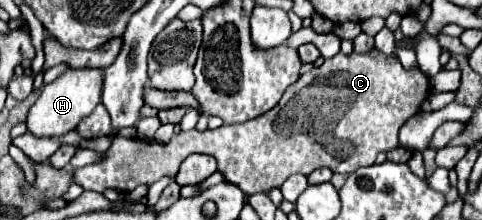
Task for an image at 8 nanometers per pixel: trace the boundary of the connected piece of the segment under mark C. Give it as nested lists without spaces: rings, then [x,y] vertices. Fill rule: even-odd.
[[[373,50],[371,54],[353,52],[351,56],[345,56],[339,52],[335,58],[325,60],[323,66],[313,68],[311,72],[303,74],[295,84],[291,84],[275,108],[249,122],[225,124],[217,130],[205,130],[205,132],[193,128],[189,132],[175,134],[167,144],[159,144],[155,140],[115,136],[109,150],[103,154],[101,162],[77,168],[73,172],[73,182],[83,186],[83,190],[105,192],[107,188],[113,188],[117,192],[127,194],[135,190],[139,184],[151,186],[163,176],[175,178],[179,164],[189,154],[213,156],[217,160],[217,172],[223,174],[225,182],[241,188],[245,196],[257,192],[267,194],[271,188],[281,188],[281,184],[289,176],[293,174],[309,176],[317,168],[329,168],[331,172],[337,174],[351,174],[361,166],[375,164],[375,156],[379,152],[389,152],[399,146],[397,140],[399,128],[419,112],[419,104],[427,100],[429,94],[431,94],[429,78],[419,68],[405,70],[395,54],[383,54],[379,50]]]

